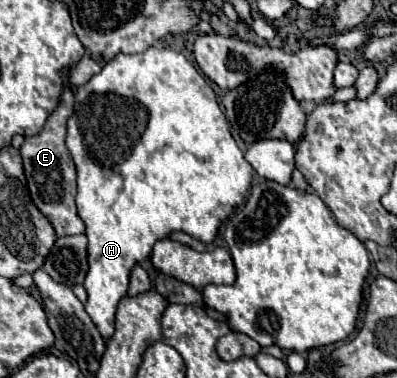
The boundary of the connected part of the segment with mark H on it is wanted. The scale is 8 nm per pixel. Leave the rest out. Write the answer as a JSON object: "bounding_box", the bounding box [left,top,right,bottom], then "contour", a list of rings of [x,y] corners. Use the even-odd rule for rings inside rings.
{"bounding_box":[66,47,252,341],"contour":[[[150,47],[138,55],[118,55],[112,61],[108,61],[102,67],[102,71],[98,75],[94,75],[86,85],[78,87],[74,113],[68,119],[66,145],[68,145],[68,151],[76,163],[76,169],[78,169],[76,205],[78,205],[80,219],[86,223],[86,237],[88,237],[88,265],[90,265],[90,269],[88,269],[88,275],[84,279],[84,289],[88,293],[86,313],[94,321],[98,333],[102,333],[104,341],[108,341],[114,333],[114,313],[116,313],[118,301],[128,291],[128,277],[130,277],[132,267],[138,261],[148,259],[154,243],[158,239],[168,237],[172,231],[184,231],[202,243],[212,243],[216,233],[218,233],[220,223],[230,215],[236,205],[240,205],[248,197],[250,183],[252,183],[252,165],[244,159],[244,153],[238,149],[234,137],[230,135],[228,121],[226,121],[224,113],[220,111],[220,105],[216,101],[216,93],[206,83],[206,79],[198,73],[198,69],[182,53],[178,53],[174,49],[162,49],[162,47]]]}

